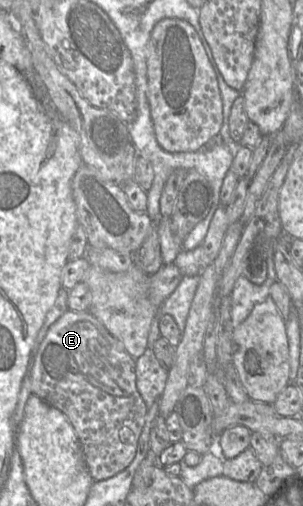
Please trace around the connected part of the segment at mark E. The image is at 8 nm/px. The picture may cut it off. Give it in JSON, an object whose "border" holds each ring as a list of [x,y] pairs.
{"border":[[[68,309],[55,323],[50,326],[45,337],[39,344],[31,362],[32,394],[38,396],[49,405],[57,408],[68,418],[75,430],[86,466],[94,481],[108,479],[126,469],[135,458],[138,441],[145,424],[148,407],[146,406],[136,386],[135,359],[126,351],[123,343],[116,339],[102,324],[102,322],[92,315],[89,310],[84,312],[74,312]]]}

